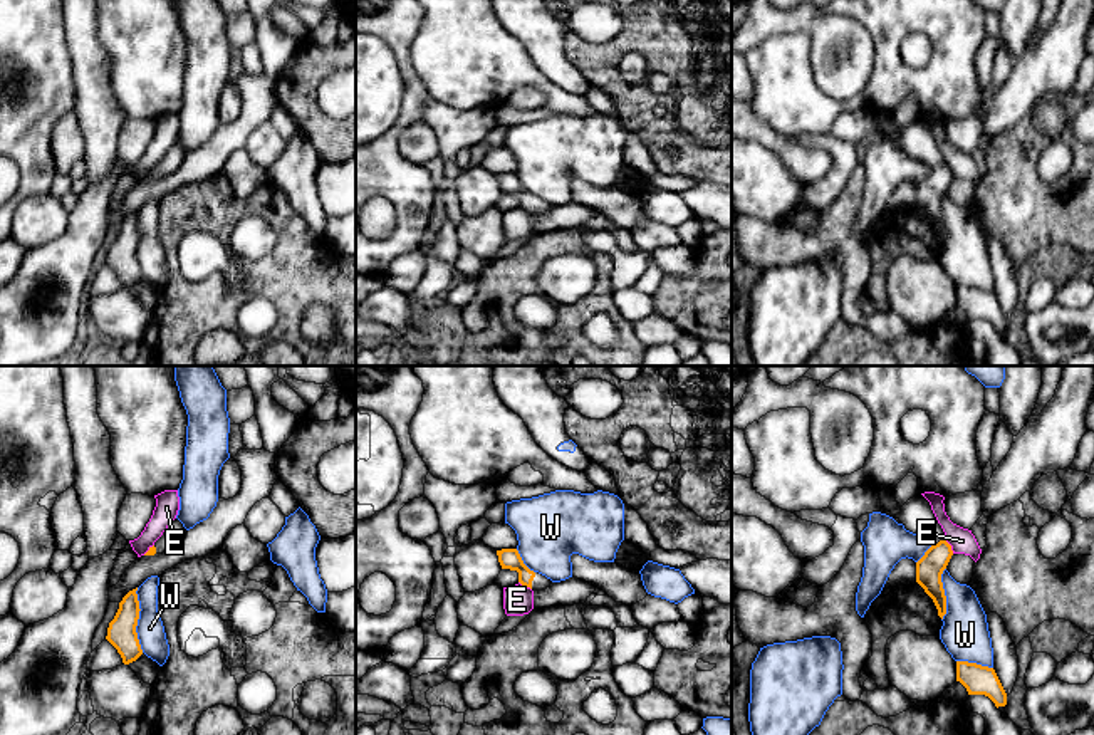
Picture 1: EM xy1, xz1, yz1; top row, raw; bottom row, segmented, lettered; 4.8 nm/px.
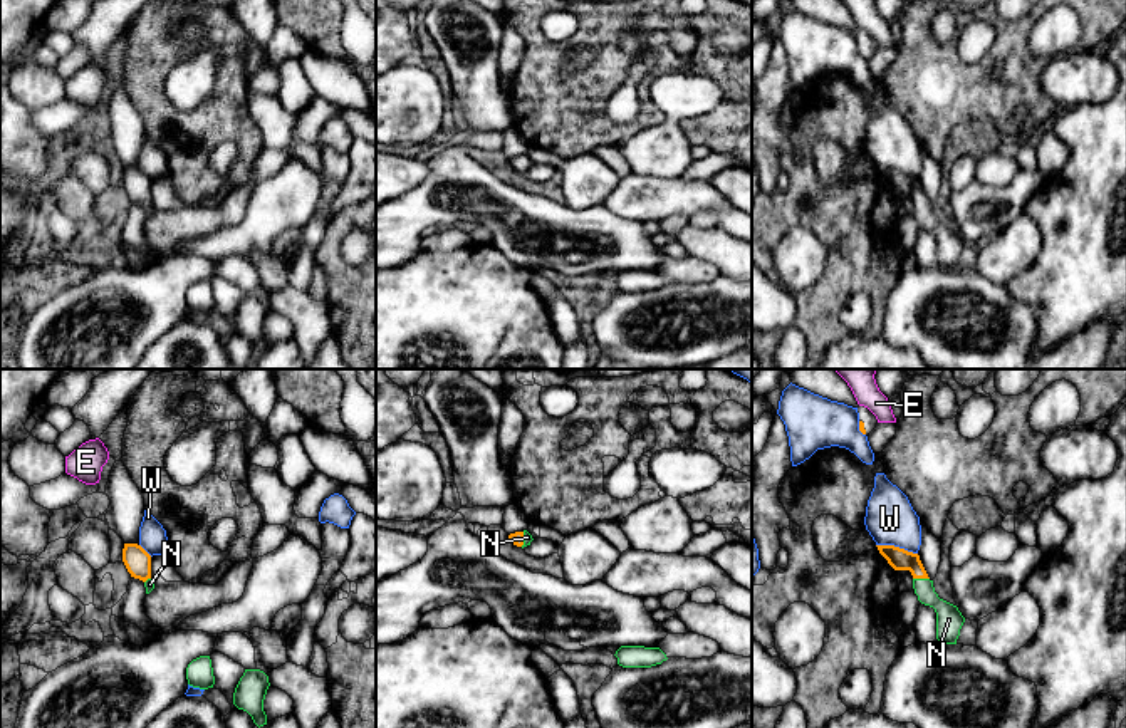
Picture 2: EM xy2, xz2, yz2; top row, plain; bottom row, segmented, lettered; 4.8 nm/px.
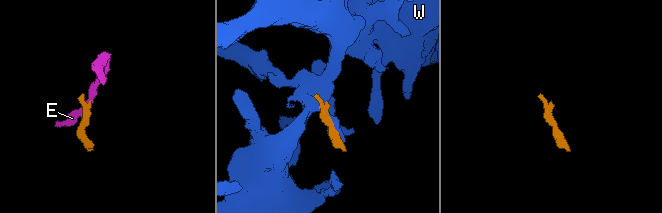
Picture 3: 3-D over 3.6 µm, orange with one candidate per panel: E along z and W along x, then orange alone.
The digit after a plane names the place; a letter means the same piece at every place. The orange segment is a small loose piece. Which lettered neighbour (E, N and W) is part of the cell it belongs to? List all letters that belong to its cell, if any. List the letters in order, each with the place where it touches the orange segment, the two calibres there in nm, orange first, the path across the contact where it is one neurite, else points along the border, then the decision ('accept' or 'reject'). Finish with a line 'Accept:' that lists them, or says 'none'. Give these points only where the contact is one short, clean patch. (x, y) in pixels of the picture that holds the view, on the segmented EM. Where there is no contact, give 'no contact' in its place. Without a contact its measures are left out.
E: xz1 (526, 586) | 100/140 nm | along xz1 (519, 581), (531, 589) | reject
N: yz2 (922, 577) | 110/130 nm | across yz2 (900, 559), (907, 561), (922, 577), (925, 592), (948, 619) | accept
W: xy1 (138, 618) | 140/130 nm | reject
Accept: N

